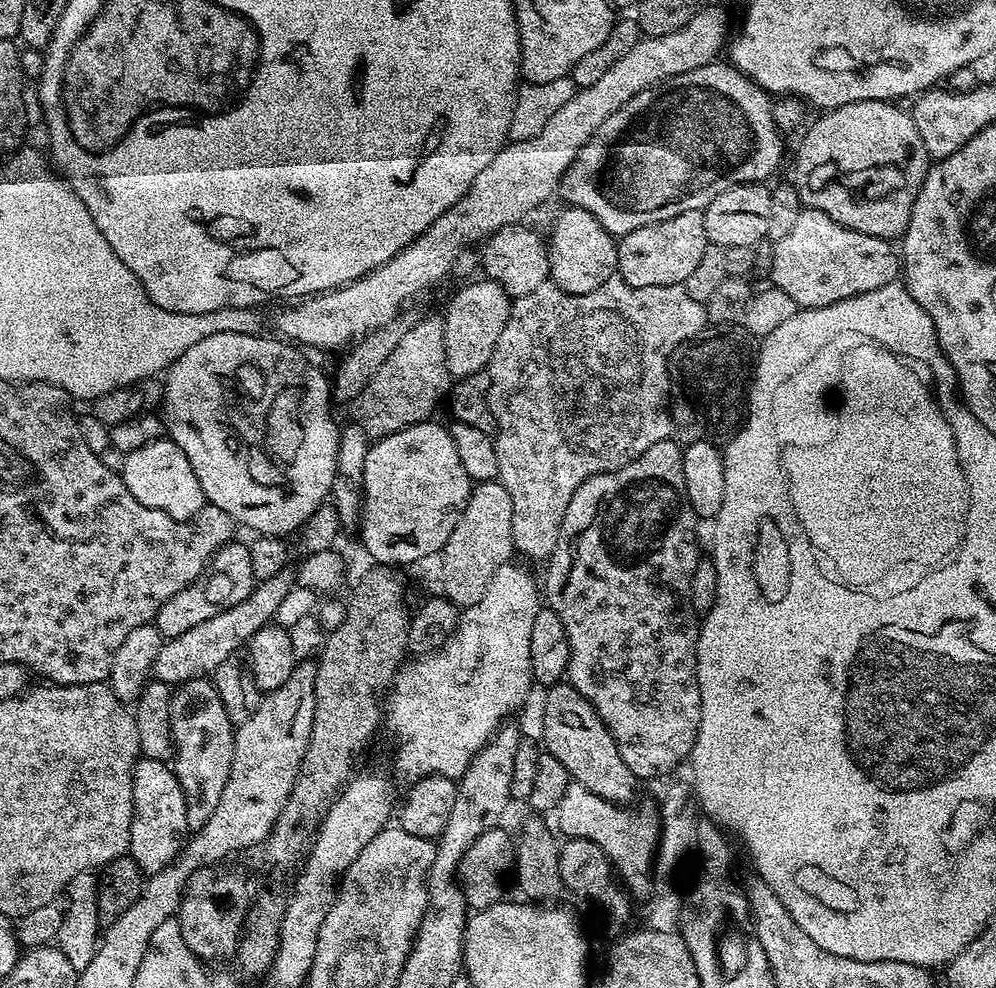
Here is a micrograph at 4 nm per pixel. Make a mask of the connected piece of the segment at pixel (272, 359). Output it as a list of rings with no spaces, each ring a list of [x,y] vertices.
[[[223,332],[210,334],[210,338],[202,338],[202,342],[194,342],[194,346],[190,346],[190,350],[182,354],[182,358],[169,364],[166,369],[166,375],[162,380],[164,385],[162,419],[166,425],[167,439],[174,441],[182,450],[182,454],[190,458],[190,466],[194,466],[194,478],[198,478],[198,486],[202,486],[202,494],[207,503],[218,506],[218,510],[226,510],[226,514],[230,514],[237,525],[244,527],[245,524],[246,527],[253,528],[253,533],[284,538],[289,535],[287,532],[295,533],[303,528],[311,515],[329,499],[338,466],[341,425],[336,424],[335,418],[332,417],[334,397],[329,377],[327,375],[324,377],[318,369],[312,368],[311,362],[303,356],[305,353],[295,343],[283,338],[271,340],[264,335]]]

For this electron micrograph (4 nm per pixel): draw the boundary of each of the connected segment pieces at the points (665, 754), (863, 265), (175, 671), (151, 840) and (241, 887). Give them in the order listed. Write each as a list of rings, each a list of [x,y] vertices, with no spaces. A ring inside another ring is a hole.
[[[669,438],[650,446],[646,454],[634,458],[634,462],[622,466],[617,472],[603,472],[582,482],[582,486],[574,492],[574,498],[570,498],[570,506],[566,506],[566,518],[562,518],[558,546],[554,546],[552,555],[546,561],[548,573],[544,580],[542,576],[543,599],[547,607],[552,608],[558,618],[562,618],[562,626],[566,626],[570,642],[572,653],[566,673],[567,683],[576,688],[578,694],[582,694],[582,698],[590,702],[590,706],[594,706],[594,710],[610,730],[618,746],[618,754],[622,754],[622,762],[630,766],[640,782],[652,780],[655,776],[668,776],[683,760],[685,763],[694,750],[698,726],[702,722],[702,698],[696,681],[696,647],[700,637],[700,624],[690,602],[690,578],[694,578],[694,566],[698,566],[702,552],[699,542],[696,541],[698,517],[694,506],[690,506],[690,498],[686,498],[686,474],[682,474],[683,457],[684,448],[675,439]]]
[[[804,208],[786,238],[775,241],[771,287],[794,298],[797,309],[821,308],[851,296],[893,283],[901,275],[902,260],[891,243],[834,222],[822,210]]]
[[[289,564],[272,578],[256,585],[252,589],[251,597],[245,602],[240,602],[230,610],[206,619],[201,625],[180,634],[178,638],[165,641],[155,660],[153,677],[169,686],[178,686],[188,680],[199,679],[213,673],[230,654],[239,651],[257,630],[275,619],[278,606],[295,585],[296,568]]]
[[[137,760],[132,771],[132,785],[134,814],[128,851],[140,871],[153,876],[176,859],[186,843],[190,832],[186,818],[187,798],[182,794],[175,771],[163,760]]]
[[[224,867],[199,868],[197,872],[190,874],[190,882],[184,888],[184,897],[180,900],[178,919],[182,938],[186,938],[186,946],[190,946],[190,950],[194,950],[194,954],[202,962],[209,962],[208,960],[231,961],[235,957],[250,907],[250,888],[248,892],[247,882],[234,869]]]

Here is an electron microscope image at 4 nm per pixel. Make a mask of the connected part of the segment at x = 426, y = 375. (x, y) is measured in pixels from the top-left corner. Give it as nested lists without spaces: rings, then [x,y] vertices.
[[[441,313],[432,314],[428,318],[417,319],[414,327],[402,336],[402,339],[394,346],[393,353],[386,358],[385,362],[378,368],[366,389],[354,402],[354,420],[361,430],[369,436],[369,439],[377,440],[382,437],[396,433],[400,429],[406,429],[410,425],[425,423],[433,414],[438,404],[451,393],[454,377],[449,374],[446,365],[445,354],[445,326]]]

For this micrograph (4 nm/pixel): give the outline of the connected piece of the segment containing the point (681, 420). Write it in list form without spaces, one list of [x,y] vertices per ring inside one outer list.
[[[705,326],[701,332],[694,334],[694,338],[680,343],[672,351],[672,357],[668,359],[670,411],[675,435],[685,445],[694,442],[710,442],[711,444],[723,446],[729,440],[733,440],[746,419],[748,389],[753,375],[754,340],[744,331],[743,327]]]

